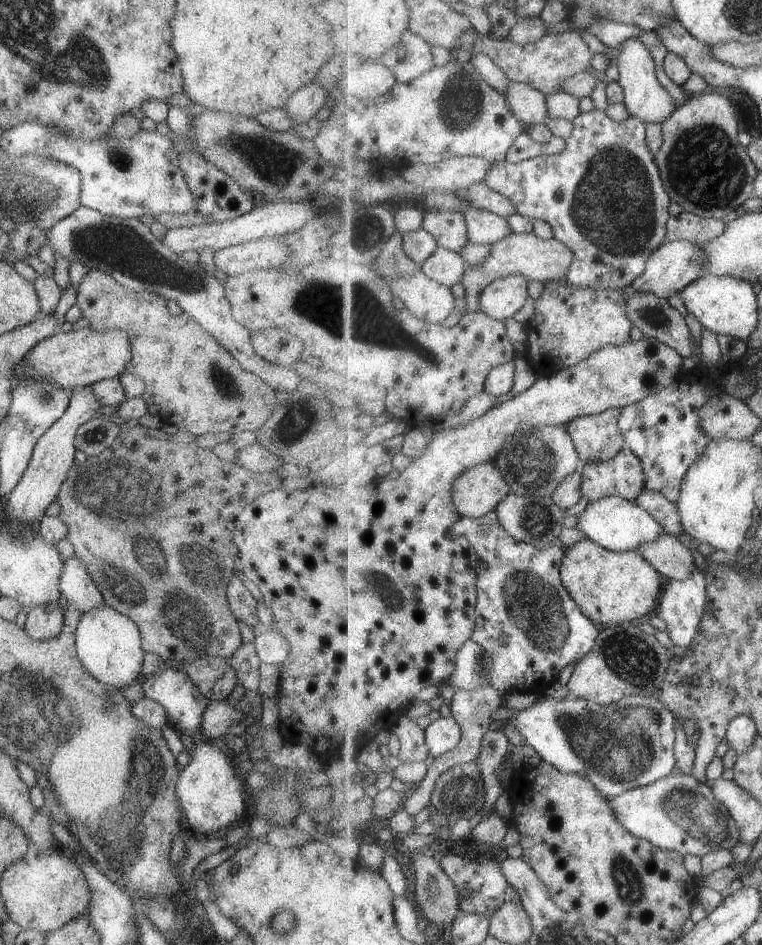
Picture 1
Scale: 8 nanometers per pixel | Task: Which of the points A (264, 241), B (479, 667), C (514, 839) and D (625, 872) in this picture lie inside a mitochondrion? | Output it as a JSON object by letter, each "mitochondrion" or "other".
{"A":"other","B":"mitochondrion","C":"other","D":"mitochondrion"}

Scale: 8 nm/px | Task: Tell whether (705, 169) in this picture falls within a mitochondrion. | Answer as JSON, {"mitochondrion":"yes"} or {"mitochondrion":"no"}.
{"mitochondrion":"yes"}

